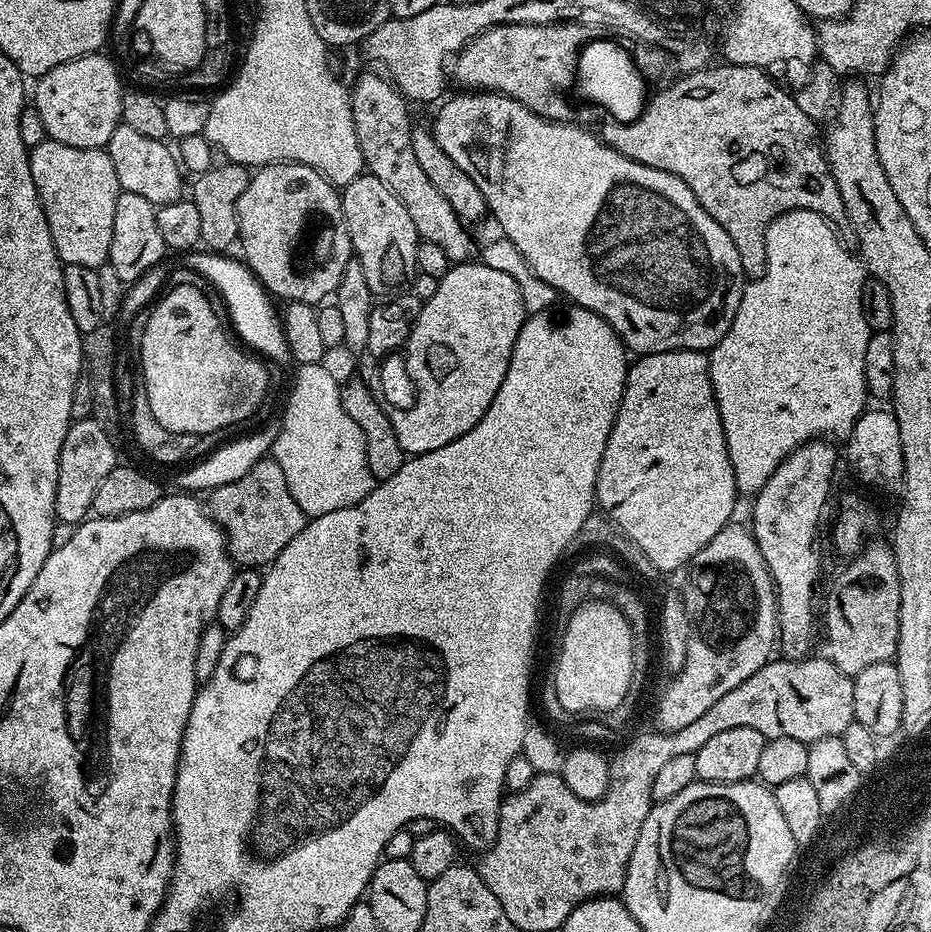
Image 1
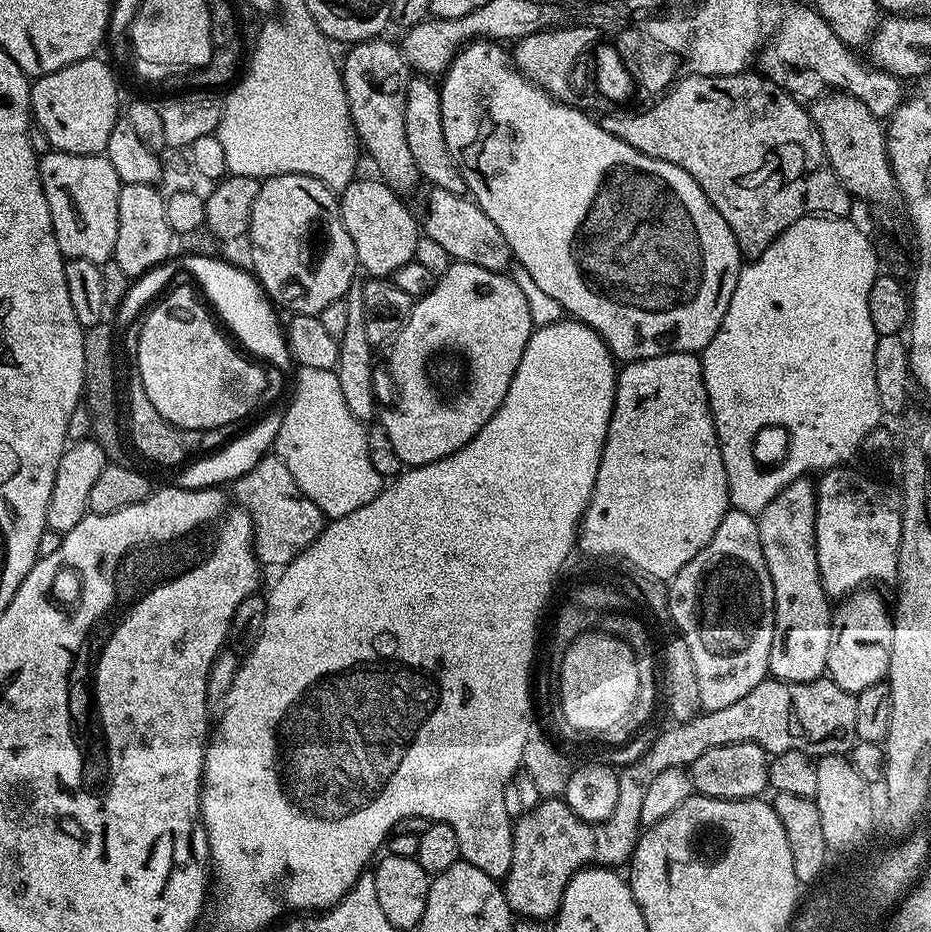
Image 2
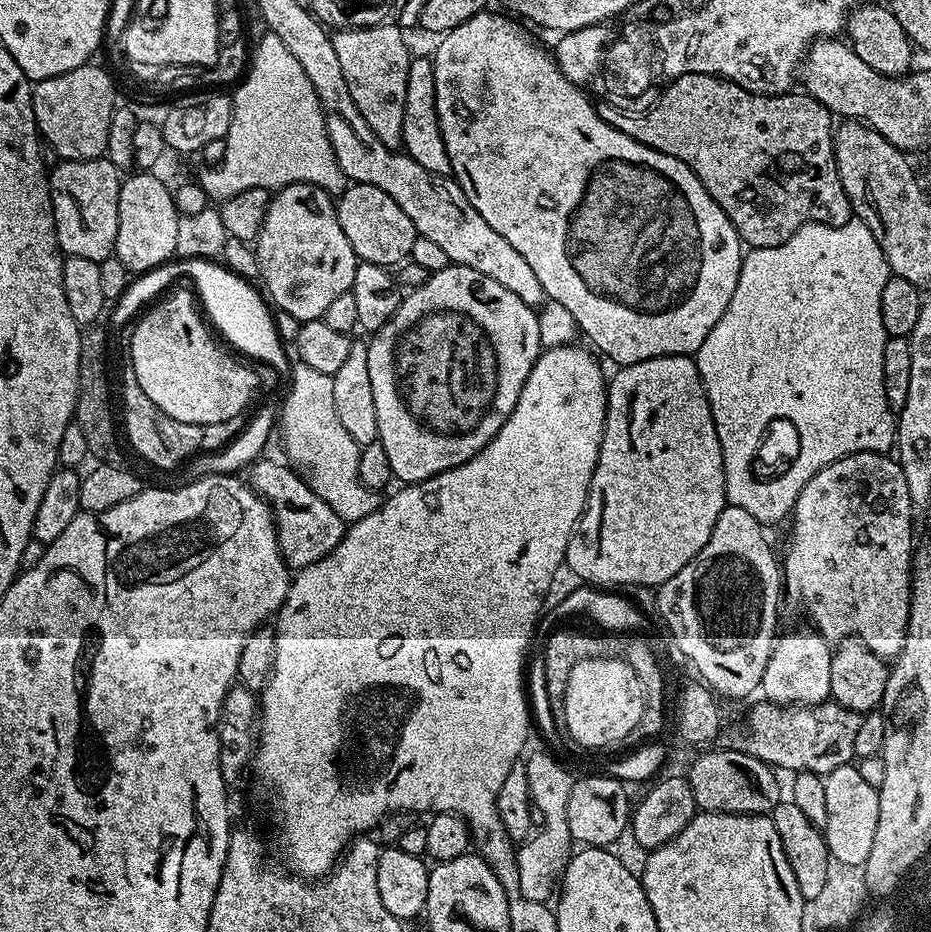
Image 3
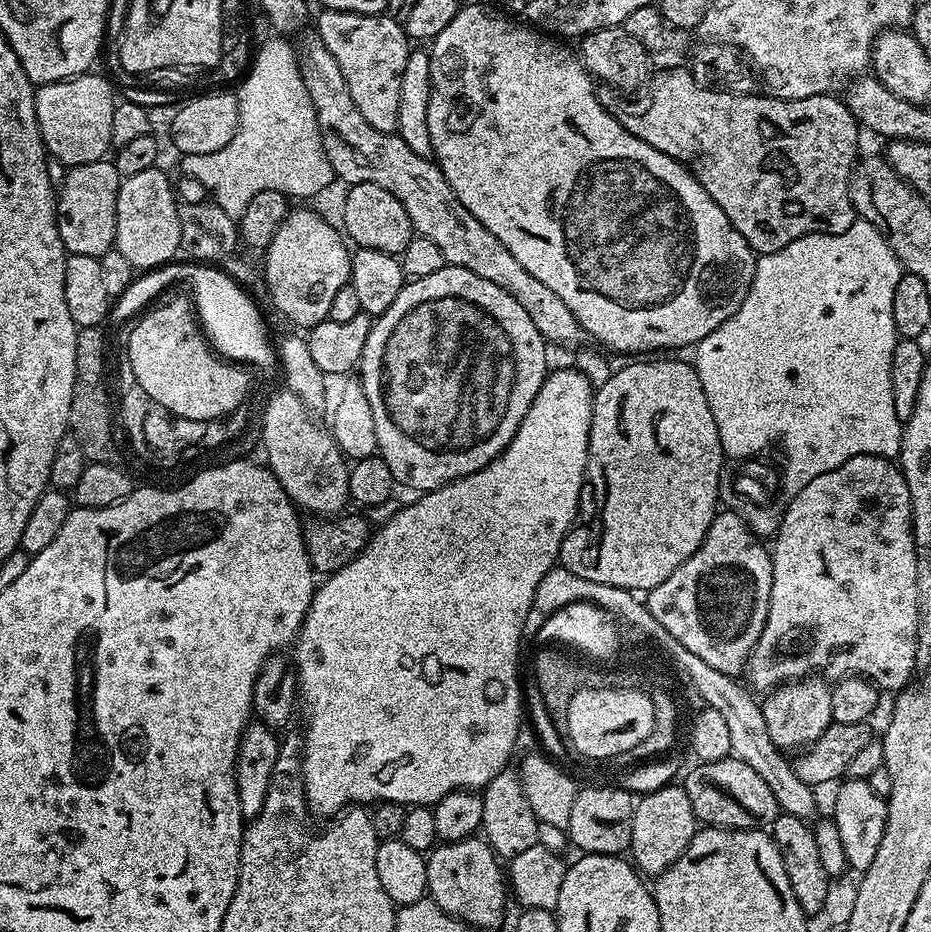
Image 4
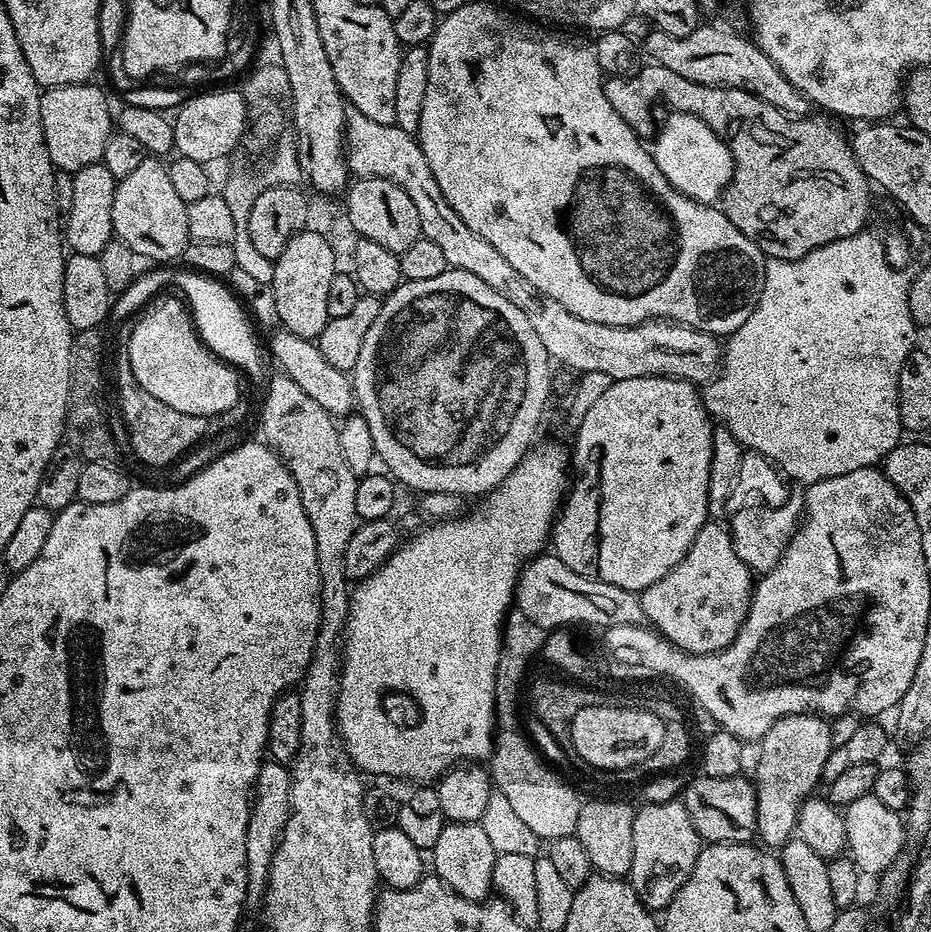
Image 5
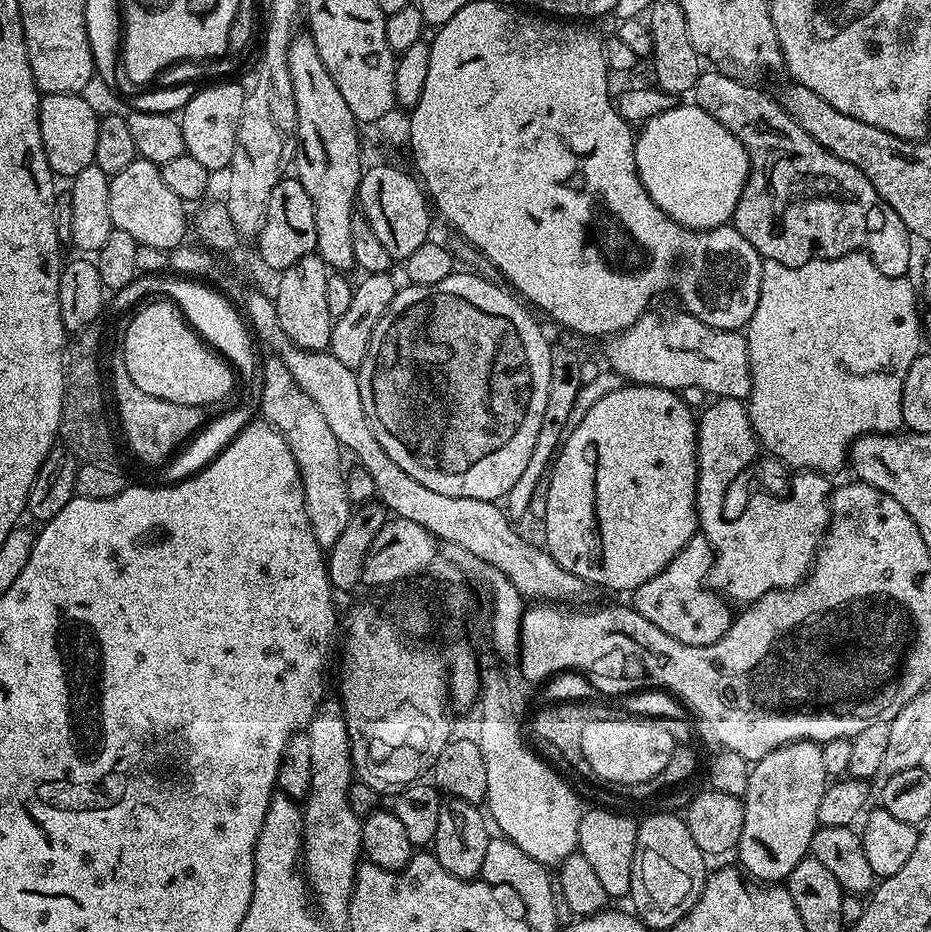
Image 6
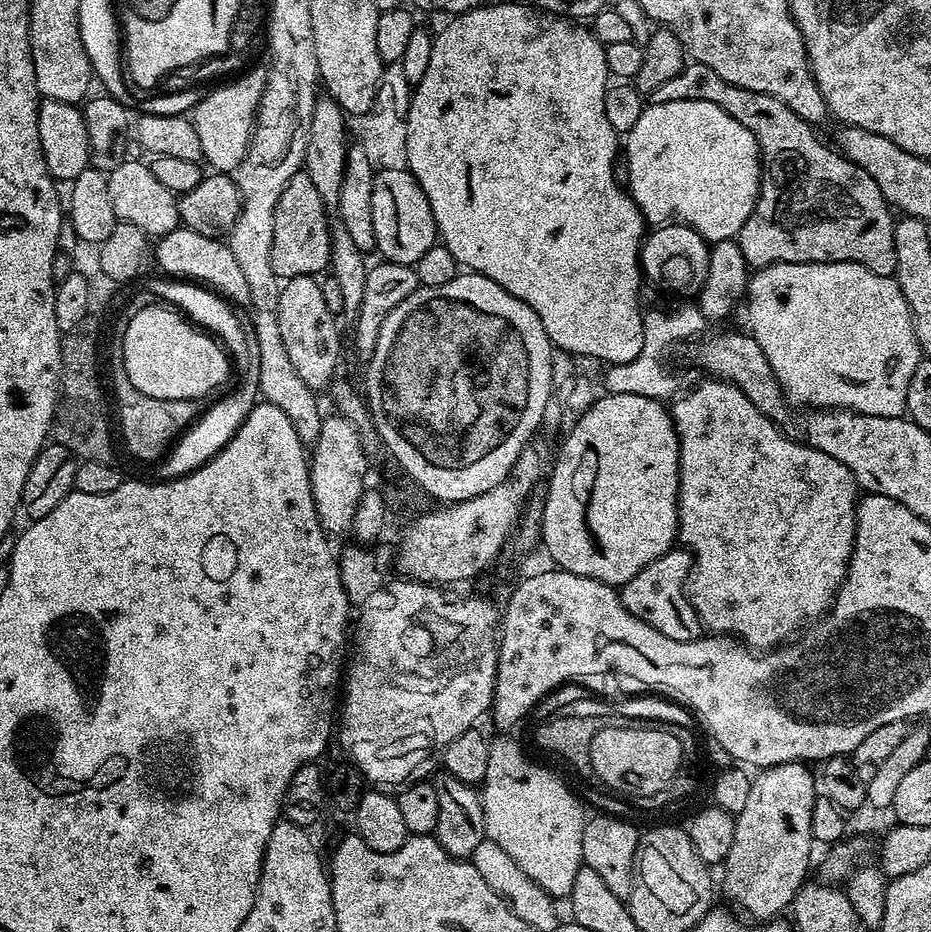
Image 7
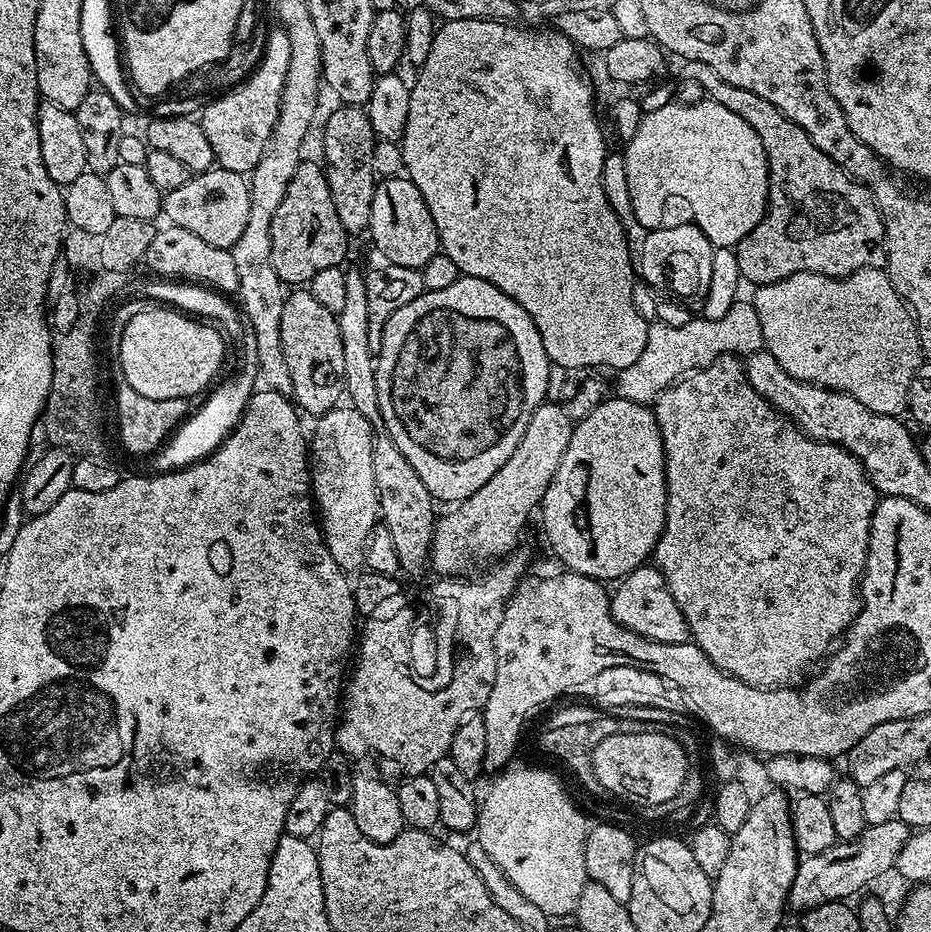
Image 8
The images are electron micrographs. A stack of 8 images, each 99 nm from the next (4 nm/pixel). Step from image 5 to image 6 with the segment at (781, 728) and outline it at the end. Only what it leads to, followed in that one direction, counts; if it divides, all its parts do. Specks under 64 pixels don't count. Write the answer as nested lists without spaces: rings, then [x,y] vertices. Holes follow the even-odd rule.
[[[797,740],[795,744],[783,744],[778,750],[755,761],[748,773],[748,789],[744,801],[744,821],[738,845],[739,867],[757,882],[784,882],[788,875],[809,855],[812,839],[817,830],[818,805],[827,790],[830,778],[822,763],[822,747],[814,740]]]

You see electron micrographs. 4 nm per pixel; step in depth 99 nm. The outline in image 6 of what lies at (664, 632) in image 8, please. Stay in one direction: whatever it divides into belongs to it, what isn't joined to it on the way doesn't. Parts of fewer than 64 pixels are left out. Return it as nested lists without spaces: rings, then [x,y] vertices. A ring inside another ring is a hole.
[[[702,534],[694,535],[658,575],[650,578],[650,582],[642,582],[642,586],[638,586],[635,592],[631,593],[631,607],[635,608],[638,614],[642,614],[642,618],[654,622],[654,626],[658,626],[658,630],[670,634],[670,638],[674,638],[678,642],[690,646],[710,646],[710,642],[718,642],[718,638],[722,638],[722,634],[726,634],[726,630],[730,630],[734,619],[734,612],[731,612],[733,609],[730,607],[729,601],[721,593],[706,586],[706,577],[711,569],[712,547],[710,542]]]

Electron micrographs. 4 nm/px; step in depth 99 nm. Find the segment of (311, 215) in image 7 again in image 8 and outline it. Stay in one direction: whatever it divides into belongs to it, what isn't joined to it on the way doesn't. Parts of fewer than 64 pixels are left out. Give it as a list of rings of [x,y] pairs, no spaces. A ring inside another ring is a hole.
[[[305,159],[298,170],[294,170],[294,178],[290,178],[290,186],[286,186],[286,194],[270,226],[270,258],[285,286],[307,285],[314,274],[343,265],[344,255],[348,252],[350,233],[338,220],[338,210],[334,210],[328,173],[317,164]]]

